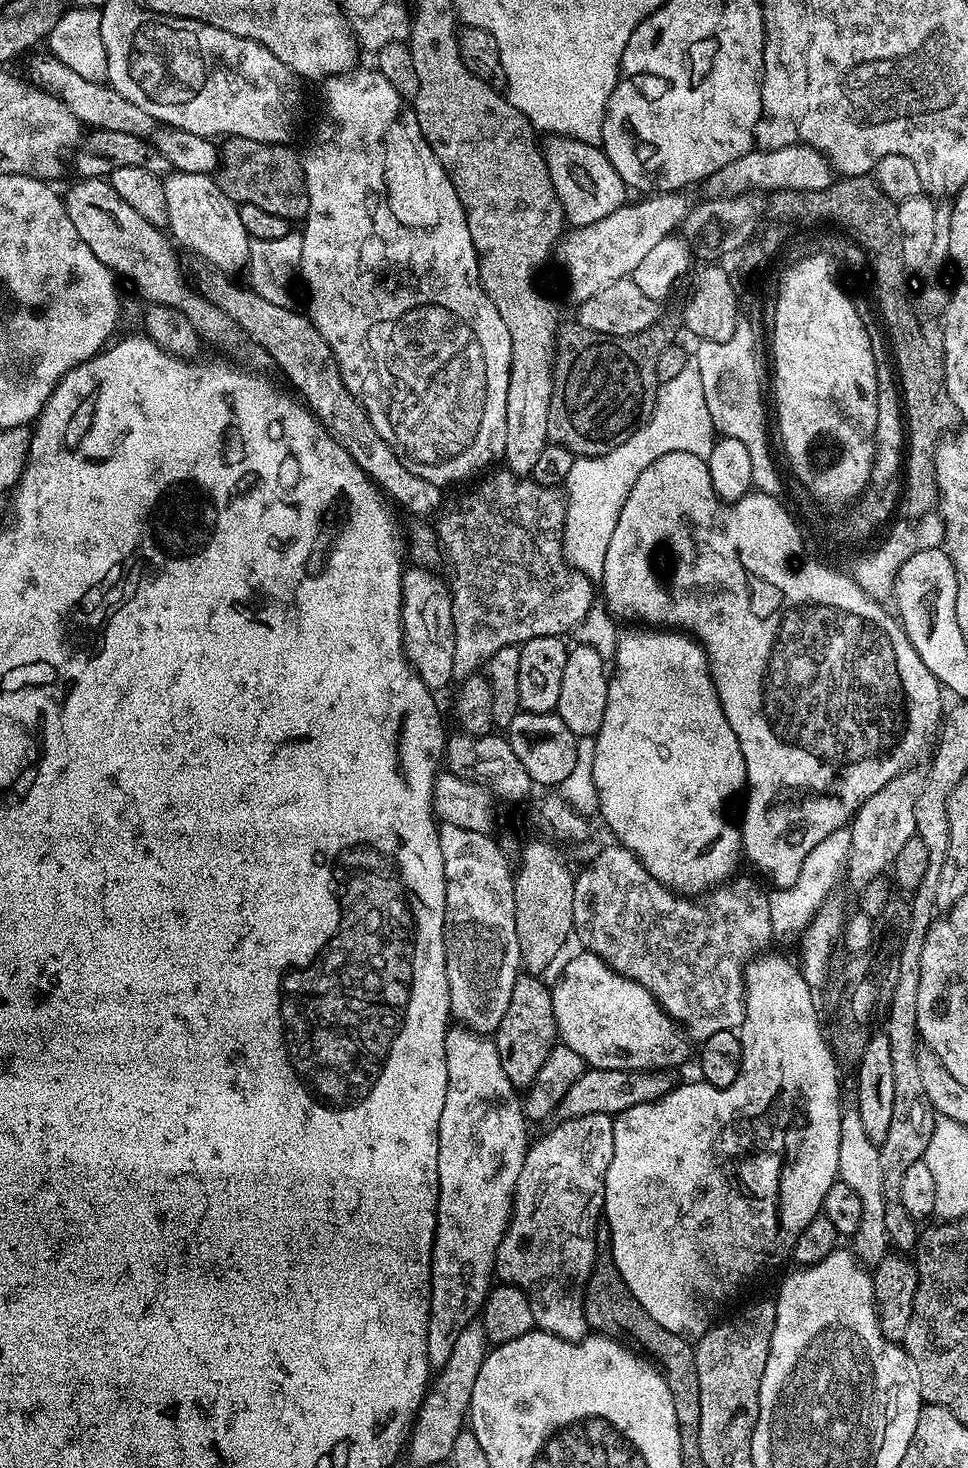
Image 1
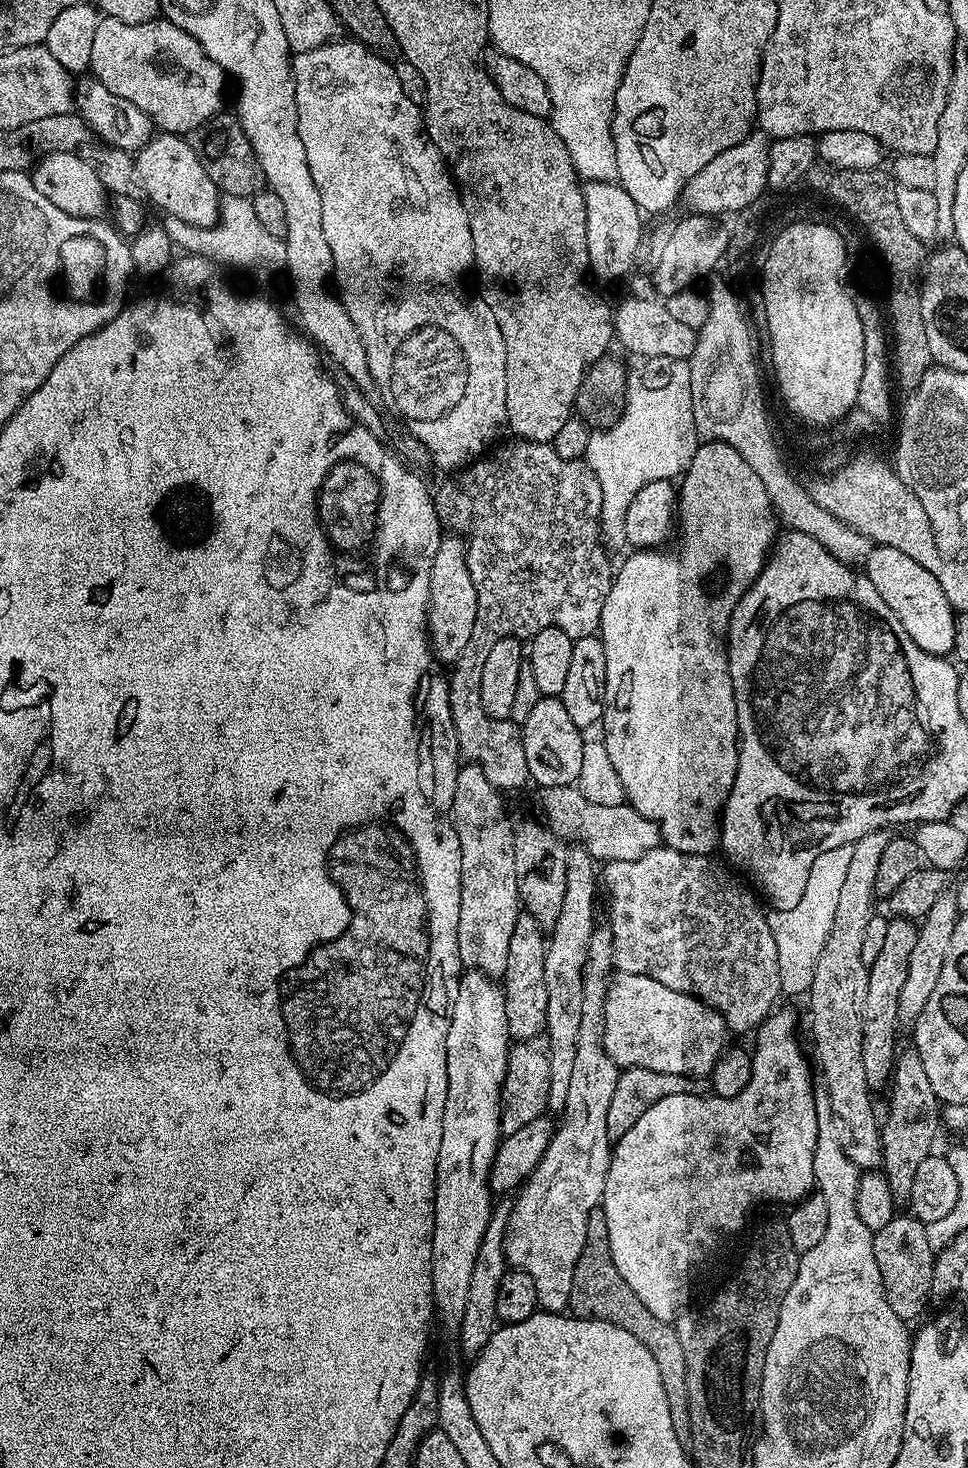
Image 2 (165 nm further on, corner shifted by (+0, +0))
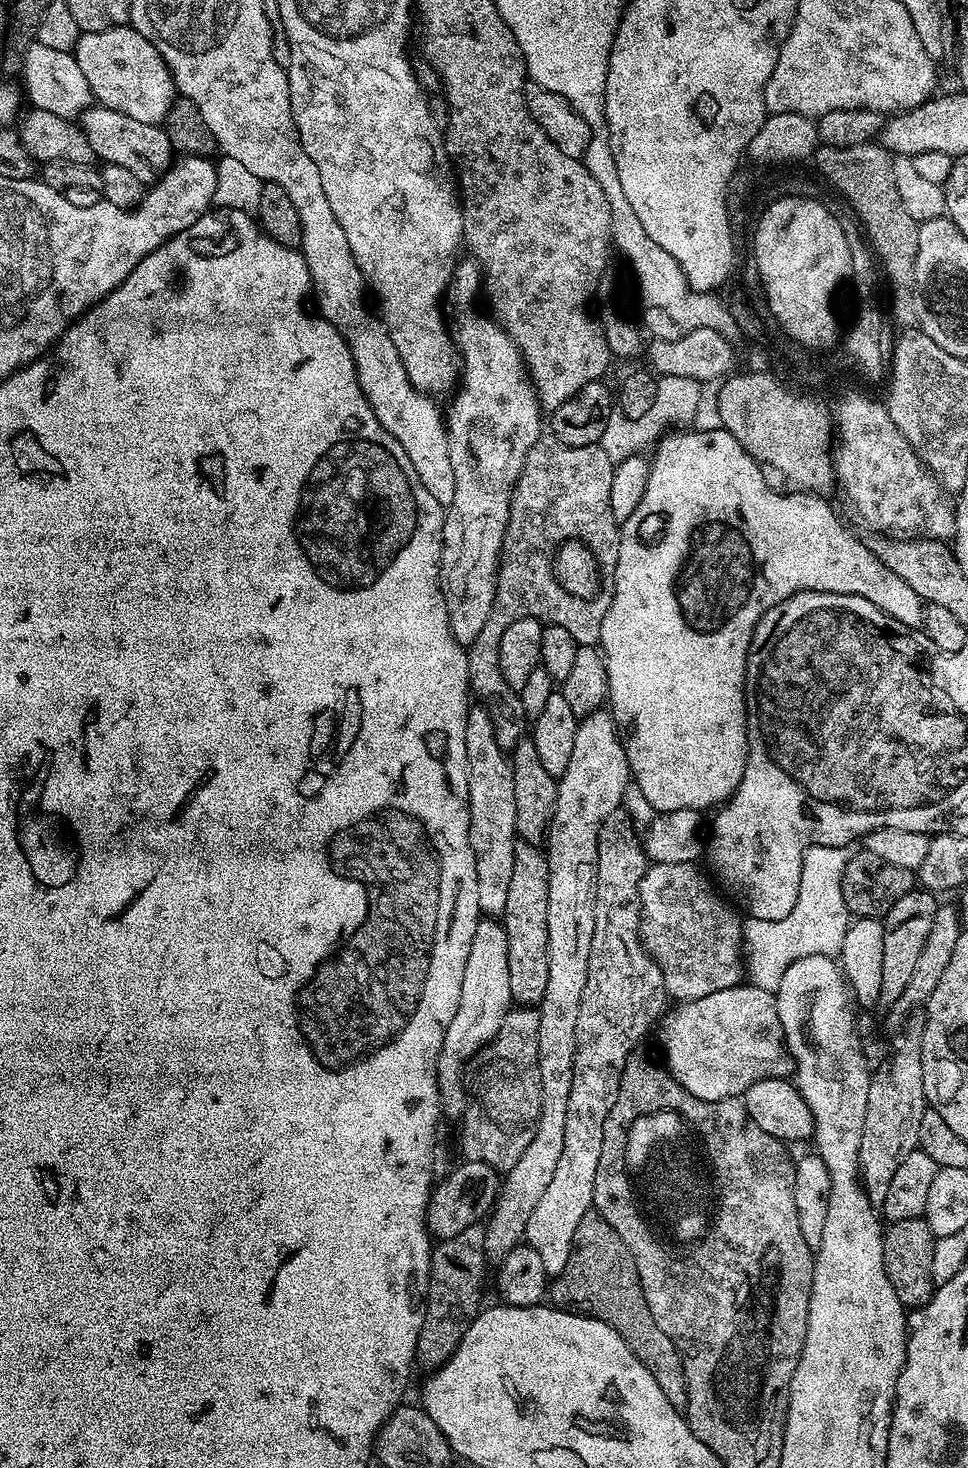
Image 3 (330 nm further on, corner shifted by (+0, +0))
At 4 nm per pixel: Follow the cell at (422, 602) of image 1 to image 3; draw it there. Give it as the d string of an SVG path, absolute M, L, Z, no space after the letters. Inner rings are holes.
M467 259L457 263L446 293L447 299L452 299L453 306L460 311L456 316L456 328L454 324L454 343L462 353L462 379L451 397L452 413L446 416L450 463L456 485L454 502L447 504L444 514L444 549L440 555L440 589L450 618L450 630L465 646L478 638L482 626L486 626L486 618L490 618L496 597L496 570L500 567L500 552L504 549L504 535L510 518L512 487L522 474L526 454L542 435L540 400L536 396L536 387L528 378L524 355L495 320L487 315L476 316L475 310L468 308L476 292L478 296L481 291L482 269L475 259Z

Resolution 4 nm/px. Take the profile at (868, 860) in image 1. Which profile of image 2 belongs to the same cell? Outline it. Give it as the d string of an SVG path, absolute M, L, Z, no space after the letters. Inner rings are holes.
M881 830L866 834L852 845L854 855L850 858L838 906L834 909L834 926L830 926L830 938L826 938L822 954L818 954L814 982L806 996L812 1011L812 1040L828 1079L826 1091L836 1137L842 1150L846 1150L846 1156L861 1170L876 1170L884 1163L880 1141L882 1124L878 1118L876 1121L876 1112L872 1109L873 1093L866 1082L866 1066L862 1064L862 1006L866 1002L868 981L868 965L862 962L862 938L874 914L872 900L877 899L874 878L889 839L889 833Z

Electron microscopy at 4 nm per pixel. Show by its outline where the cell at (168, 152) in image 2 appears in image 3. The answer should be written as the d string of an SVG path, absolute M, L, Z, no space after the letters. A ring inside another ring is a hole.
M93 106L85 110L78 123L90 142L90 150L97 161L114 166L126 166L134 178L152 182L168 171L174 160L174 149L170 138L159 124L138 122L118 110Z

